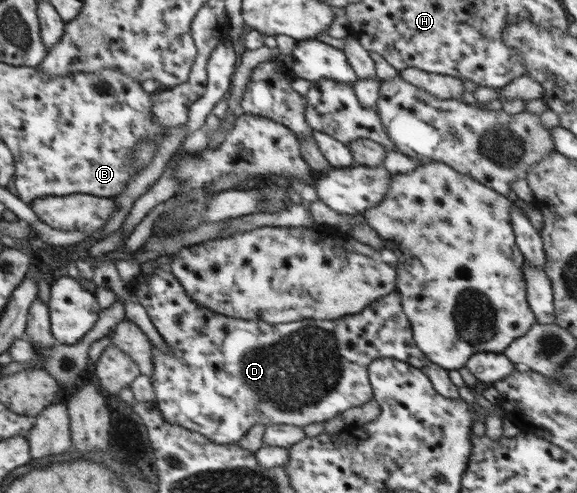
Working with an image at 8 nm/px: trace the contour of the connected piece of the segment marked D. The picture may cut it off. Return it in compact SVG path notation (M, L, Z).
M154 269L147 277L142 274L132 281L132 294L135 296L137 302L146 310L152 325L156 327L156 331L162 335L162 339L166 341L170 352L162 351L160 348L156 348L156 344L152 343L152 361L154 361L154 372L150 376L152 379L152 385L154 385L154 393L156 393L156 399L154 404L158 407L158 411L162 413L162 417L166 419L166 423L172 423L174 425L180 425L180 427L186 427L190 431L196 431L196 433L202 433L204 437L214 441L218 444L234 444L238 440L242 439L242 436L248 432L250 427L254 425L272 425L272 423L284 423L286 425L296 425L296 427L304 427L310 425L310 423L322 423L336 417L343 411L349 410L351 407L360 407L364 403L369 403L373 399L372 388L369 382L368 366L374 359L382 358L385 356L406 358L409 362L417 367L428 376L431 381L431 385L434 389L446 398L460 399L458 394L458 388L452 383L450 377L448 377L449 370L432 363L430 359L427 359L426 354L422 353L422 350L415 344L413 339L413 331L411 323L404 313L401 304L401 295L398 290L373 301L369 306L366 306L360 313L354 315L346 315L338 319L326 319L326 320L314 320L314 319L302 319L300 321L294 321L294 323L281 323L270 324L265 321L246 321L244 319L234 319L226 317L226 315L220 315L214 311L207 310L206 307L200 307L198 303L194 303L190 299L190 295L184 291L180 281L176 280L167 270Z

